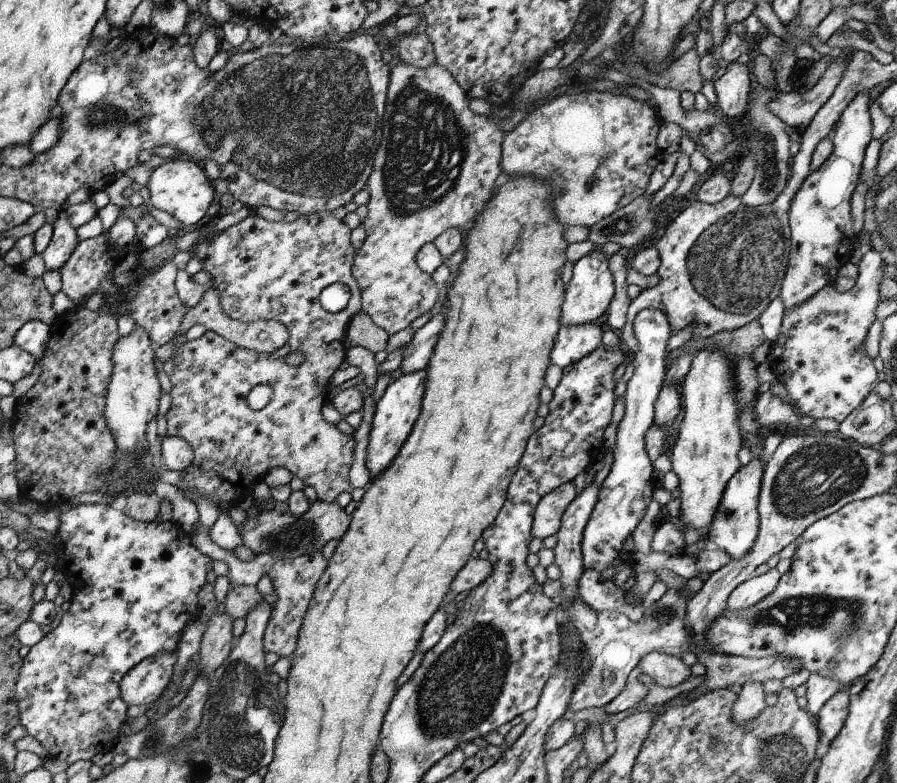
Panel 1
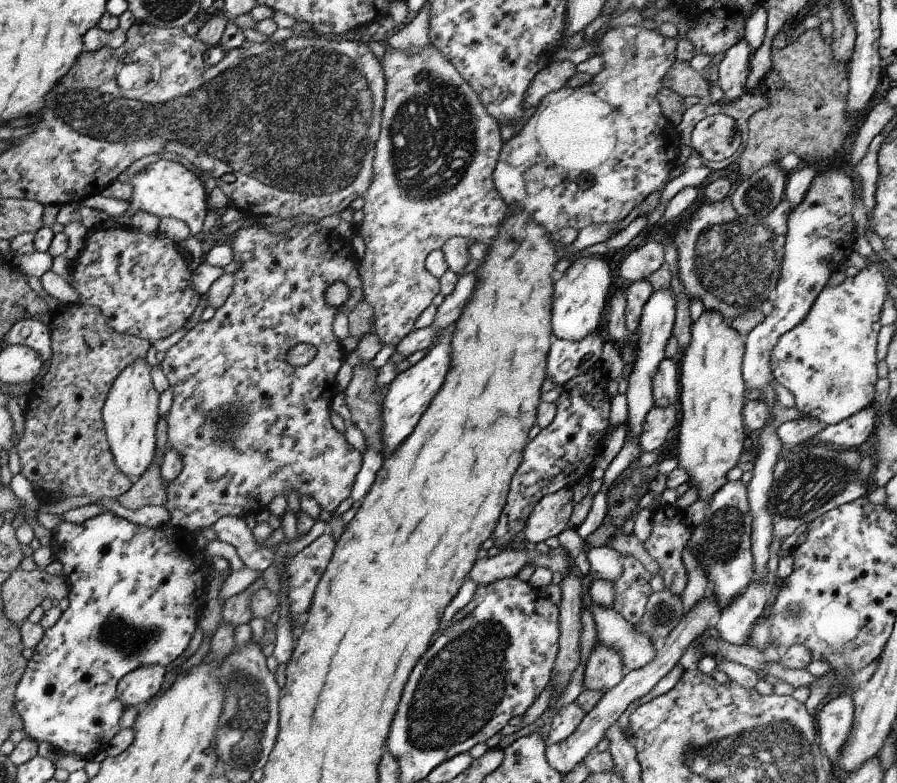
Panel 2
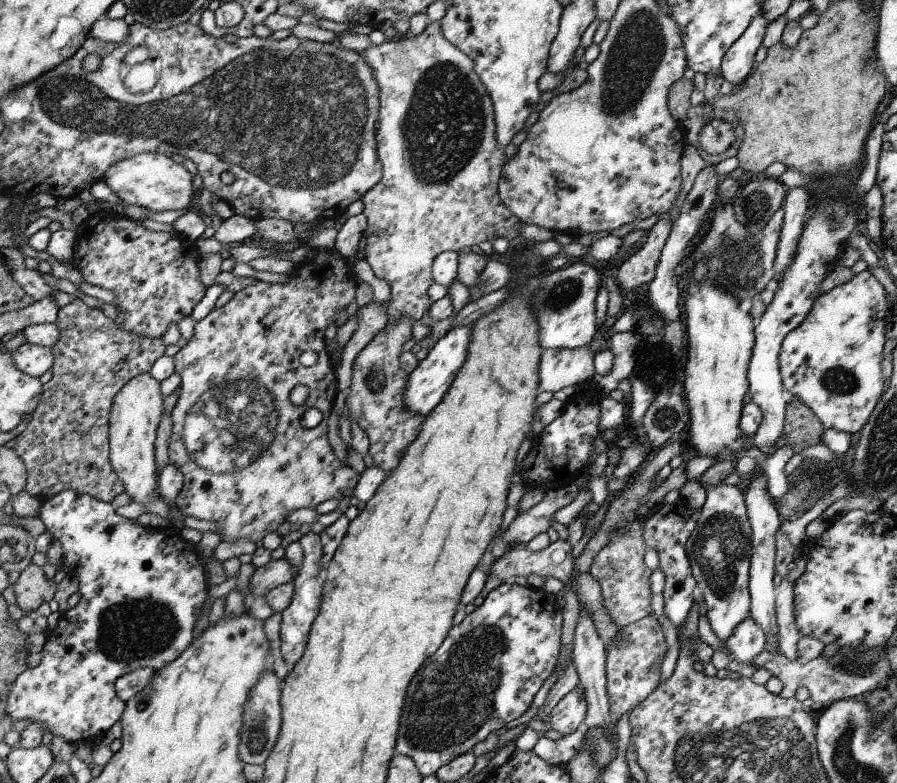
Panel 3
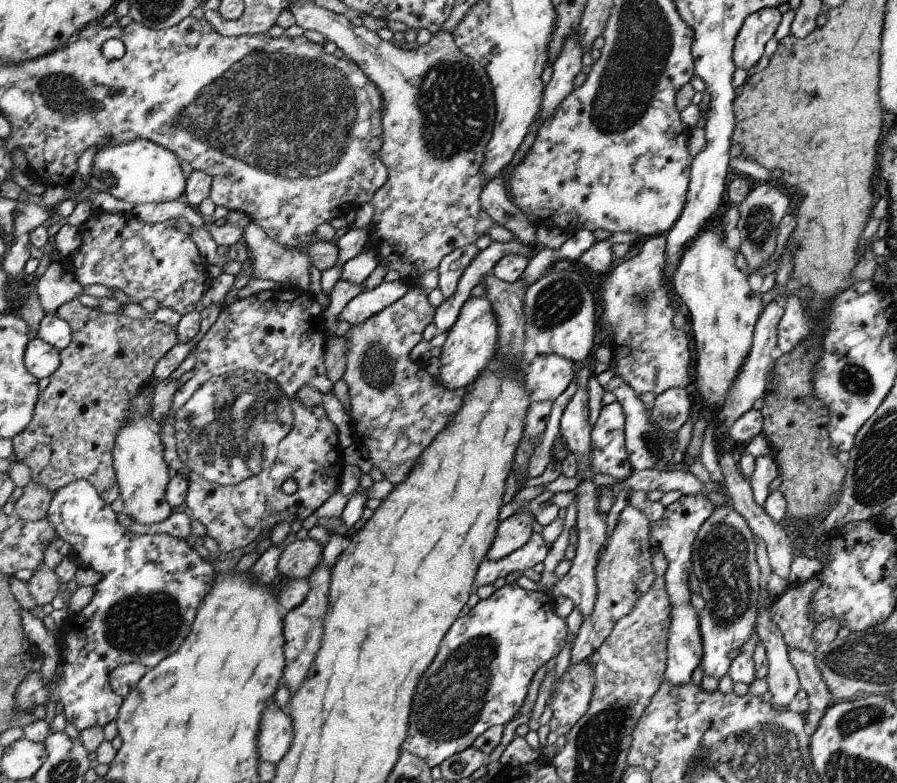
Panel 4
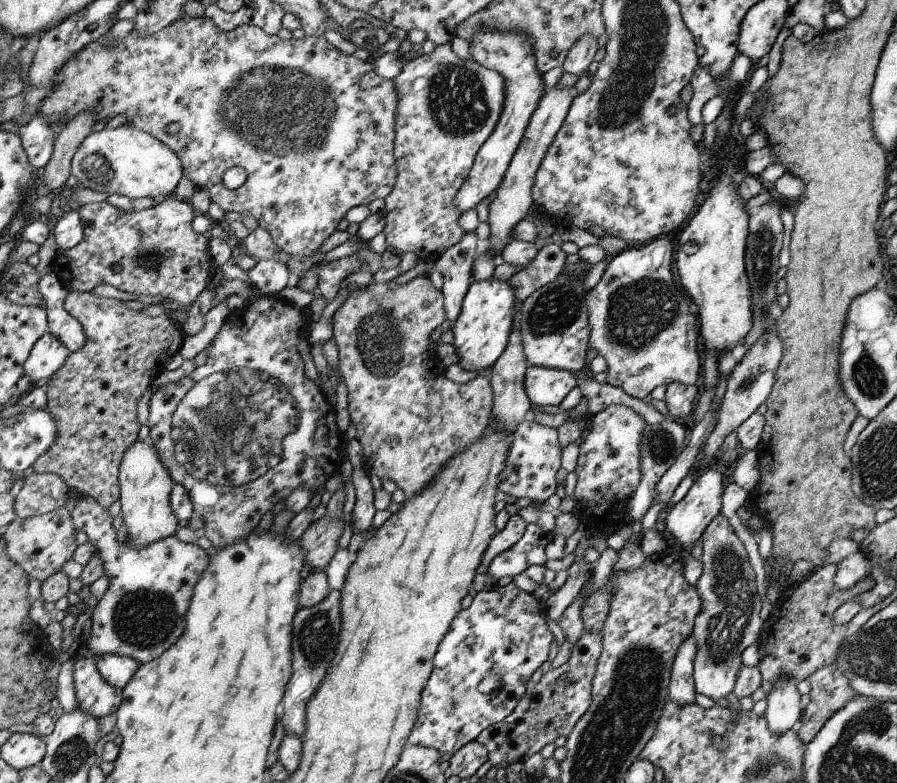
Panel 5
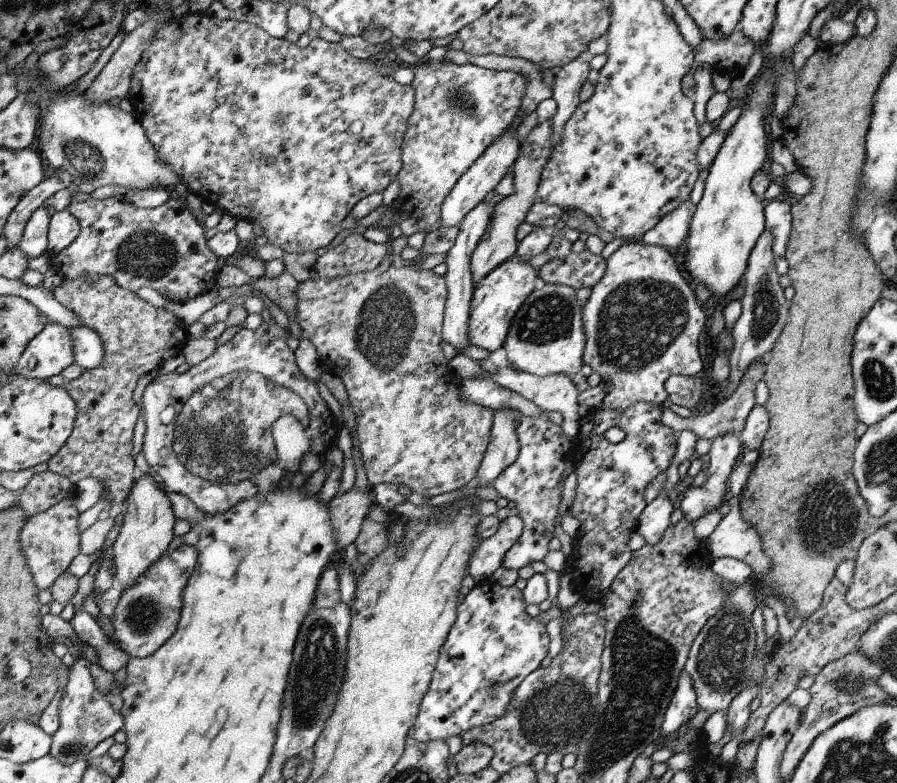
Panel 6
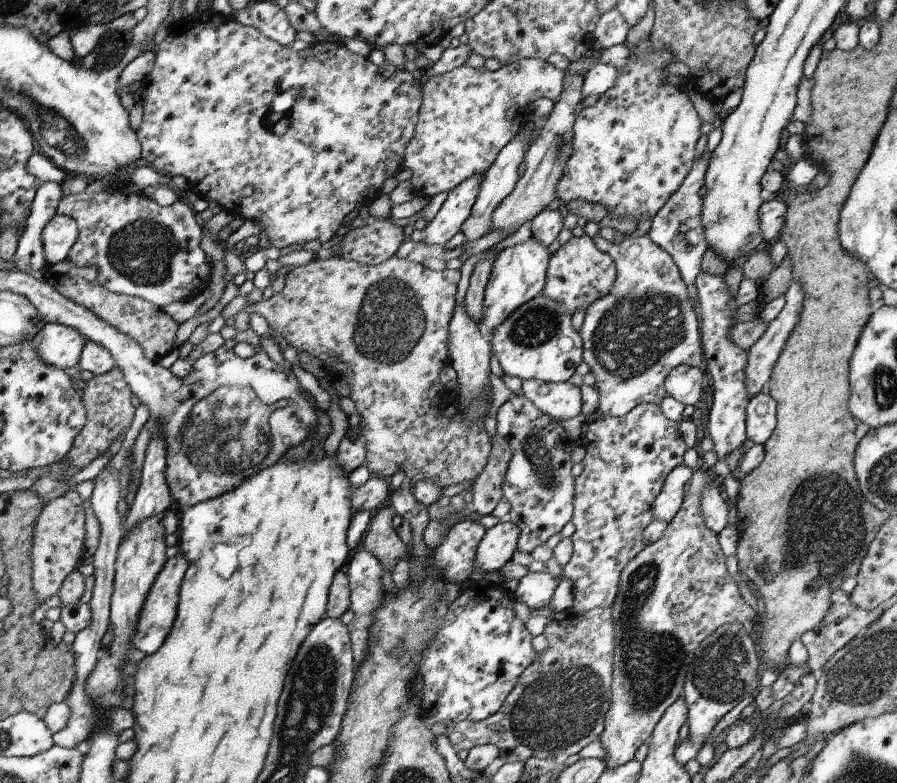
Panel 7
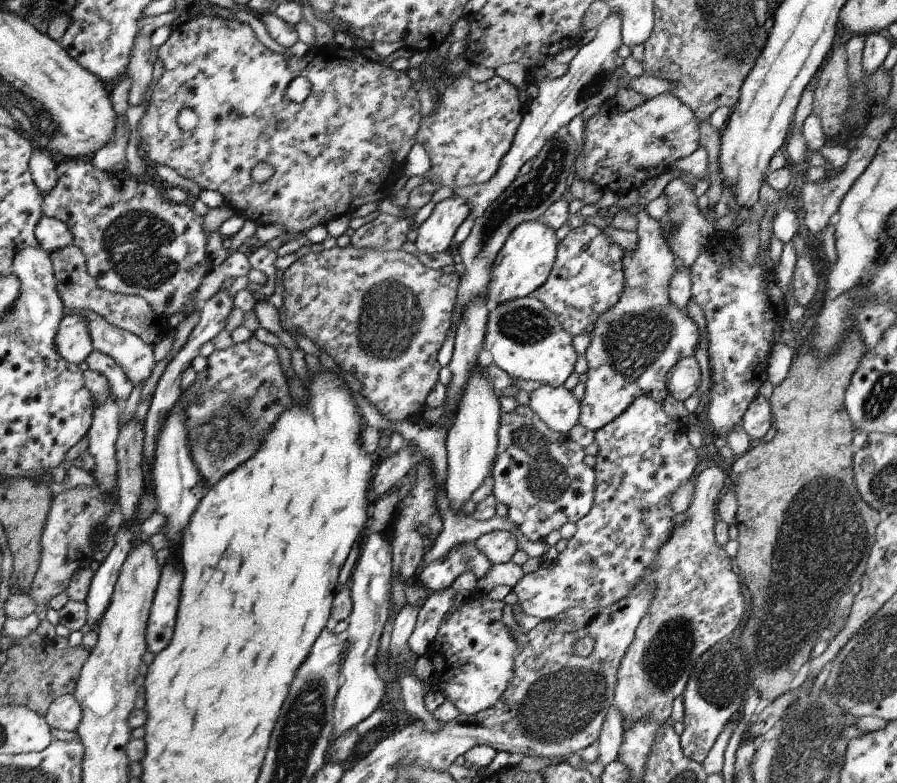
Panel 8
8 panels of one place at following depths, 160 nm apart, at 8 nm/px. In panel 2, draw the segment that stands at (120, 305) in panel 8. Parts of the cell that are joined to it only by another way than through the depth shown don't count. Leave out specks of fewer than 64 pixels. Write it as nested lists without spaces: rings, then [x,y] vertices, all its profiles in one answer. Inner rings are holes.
[[[80,302],[59,305],[51,316],[53,356],[48,372],[40,382],[26,392],[27,403],[23,409],[24,431],[17,442],[22,473],[30,482],[41,504],[62,502],[72,496],[90,498],[118,498],[133,486],[115,462],[109,445],[108,433],[102,418],[102,407],[114,379],[138,359],[146,358],[151,341],[119,333],[105,320],[104,313],[92,305]]]

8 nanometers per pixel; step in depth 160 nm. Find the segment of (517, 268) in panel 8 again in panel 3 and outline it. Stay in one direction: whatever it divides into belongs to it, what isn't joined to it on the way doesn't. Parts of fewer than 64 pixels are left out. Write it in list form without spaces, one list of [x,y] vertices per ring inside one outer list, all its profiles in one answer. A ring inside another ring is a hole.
[[[471,326],[450,329],[429,350],[426,358],[418,363],[418,366],[409,374],[408,387],[405,388],[404,394],[405,407],[411,413],[425,417],[434,407],[438,406],[438,403],[448,394],[448,390],[454,379],[457,378],[461,366],[468,359],[469,344],[471,342]]]

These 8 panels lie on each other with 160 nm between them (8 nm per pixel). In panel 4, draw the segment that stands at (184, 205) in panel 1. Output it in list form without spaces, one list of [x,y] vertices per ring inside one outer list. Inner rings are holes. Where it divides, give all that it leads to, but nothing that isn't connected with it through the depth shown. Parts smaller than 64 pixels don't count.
[[[142,138],[103,147],[94,156],[85,199],[89,200],[88,197],[92,198],[98,192],[106,192],[132,205],[178,200],[184,194],[186,178],[176,156],[172,150]]]

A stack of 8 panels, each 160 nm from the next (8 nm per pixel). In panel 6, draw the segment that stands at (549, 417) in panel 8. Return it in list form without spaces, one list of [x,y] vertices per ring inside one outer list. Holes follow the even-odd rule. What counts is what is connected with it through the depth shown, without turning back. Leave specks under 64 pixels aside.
[[[510,366],[500,367],[496,371],[496,374],[492,376],[496,383],[498,383],[502,388],[507,388],[508,390],[516,392],[525,399],[531,400],[534,404],[537,404],[542,410],[545,410],[546,414],[549,412],[560,412],[562,414],[563,420],[563,431],[570,437],[576,436],[579,431],[579,420],[578,415],[578,392],[574,381],[568,375],[558,373],[553,375],[538,376],[527,373],[526,371],[517,371]]]

